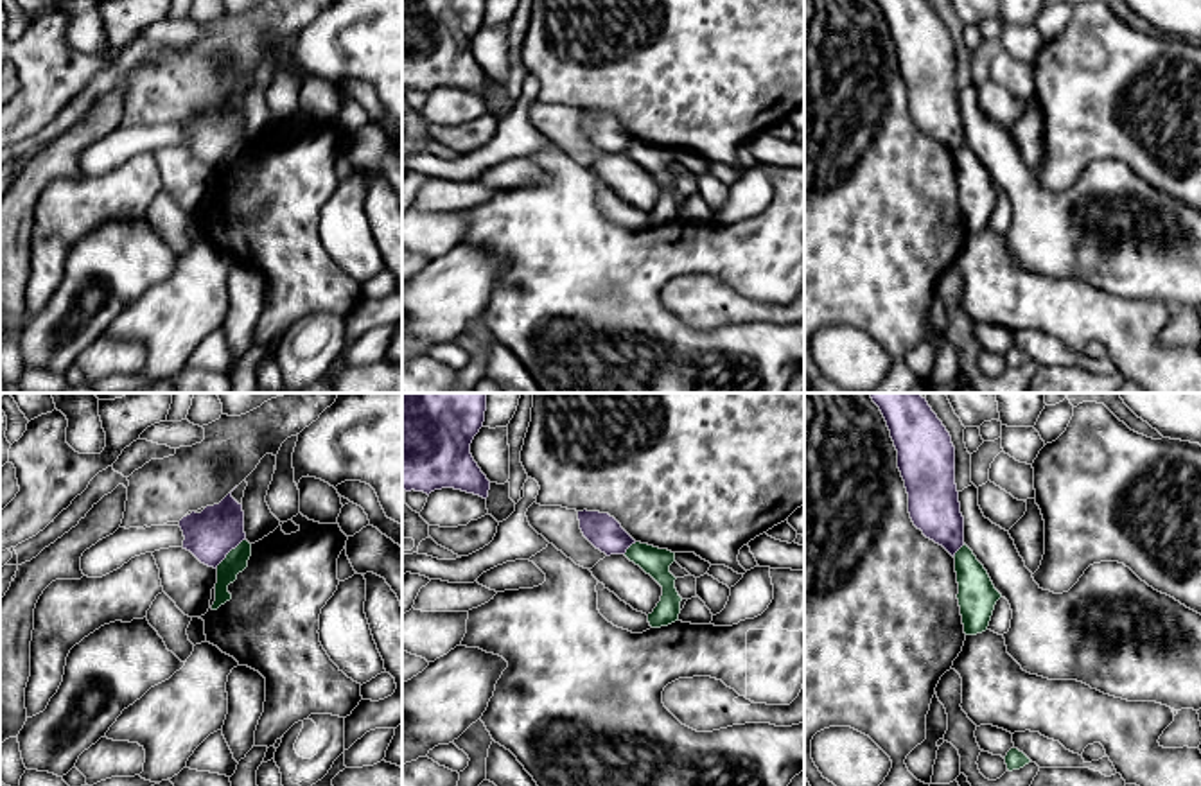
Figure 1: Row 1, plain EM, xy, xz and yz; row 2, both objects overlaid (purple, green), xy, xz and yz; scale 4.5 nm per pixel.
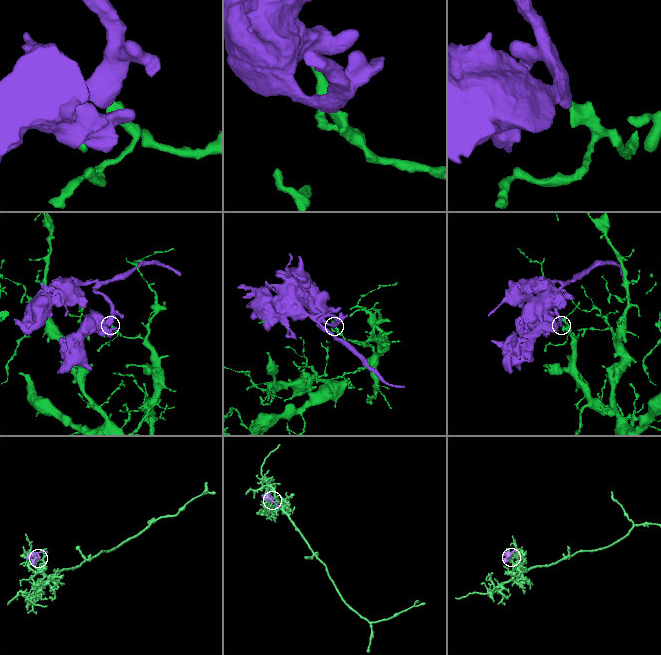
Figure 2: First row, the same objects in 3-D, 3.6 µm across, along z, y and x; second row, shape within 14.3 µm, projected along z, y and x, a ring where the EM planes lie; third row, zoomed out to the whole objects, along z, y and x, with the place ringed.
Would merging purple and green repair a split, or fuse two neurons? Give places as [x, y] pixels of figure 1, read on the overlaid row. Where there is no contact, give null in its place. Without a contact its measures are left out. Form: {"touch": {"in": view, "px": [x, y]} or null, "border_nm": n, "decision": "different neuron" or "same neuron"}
{"touch": {"in": "xy", "px": [228, 551]}, "border_nm": 190, "decision": "different neuron"}

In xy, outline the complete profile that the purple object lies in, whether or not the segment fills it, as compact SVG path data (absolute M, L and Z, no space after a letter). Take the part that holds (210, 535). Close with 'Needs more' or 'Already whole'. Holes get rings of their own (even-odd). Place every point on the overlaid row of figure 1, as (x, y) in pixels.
M232 492L219 504L183 517L180 528L185 537L183 549L214 569L246 540L242 504L232 497Z. Already whole

